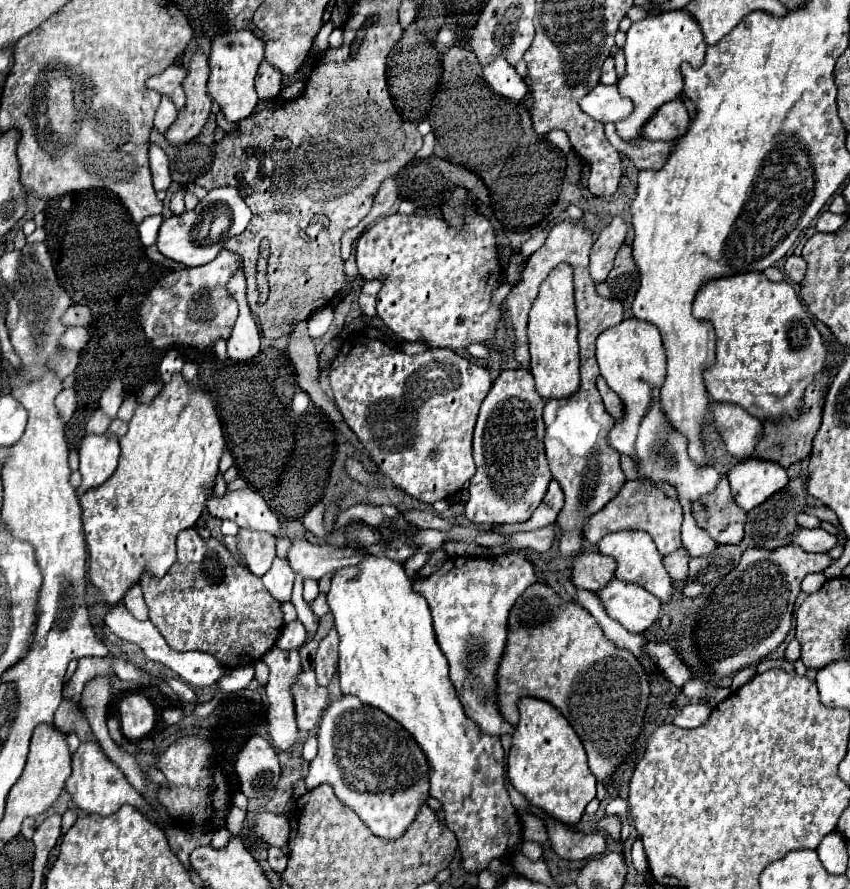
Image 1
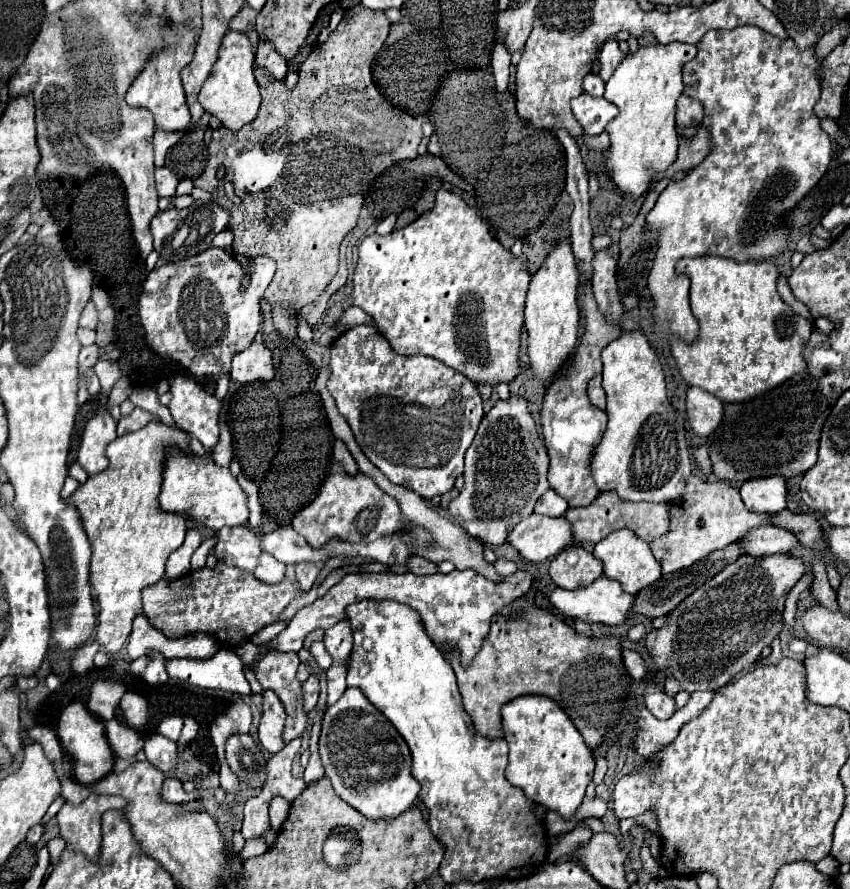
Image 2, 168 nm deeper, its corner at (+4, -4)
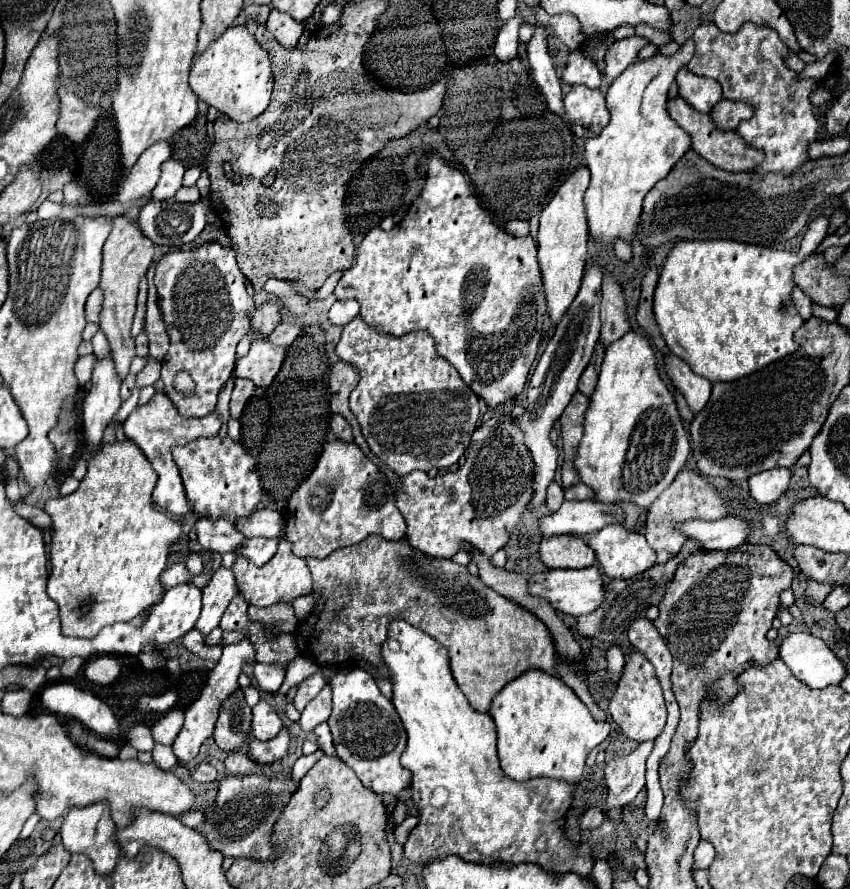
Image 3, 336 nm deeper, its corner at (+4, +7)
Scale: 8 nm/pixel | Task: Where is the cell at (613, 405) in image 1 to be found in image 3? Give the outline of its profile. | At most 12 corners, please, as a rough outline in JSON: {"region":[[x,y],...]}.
{"region":[[588,364],[580,376],[578,390],[590,396],[596,390],[598,372]]}

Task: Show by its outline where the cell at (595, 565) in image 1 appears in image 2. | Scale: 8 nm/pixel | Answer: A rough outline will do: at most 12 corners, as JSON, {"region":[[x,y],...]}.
{"region":[[580,545],[550,563],[562,589],[590,585],[602,575],[600,559]]}

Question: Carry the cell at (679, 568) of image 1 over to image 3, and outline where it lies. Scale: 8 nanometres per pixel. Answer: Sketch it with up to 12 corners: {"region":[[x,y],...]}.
{"region":[[682,470],[650,506],[658,562],[686,538],[676,522],[716,520],[730,504],[702,474]]}

